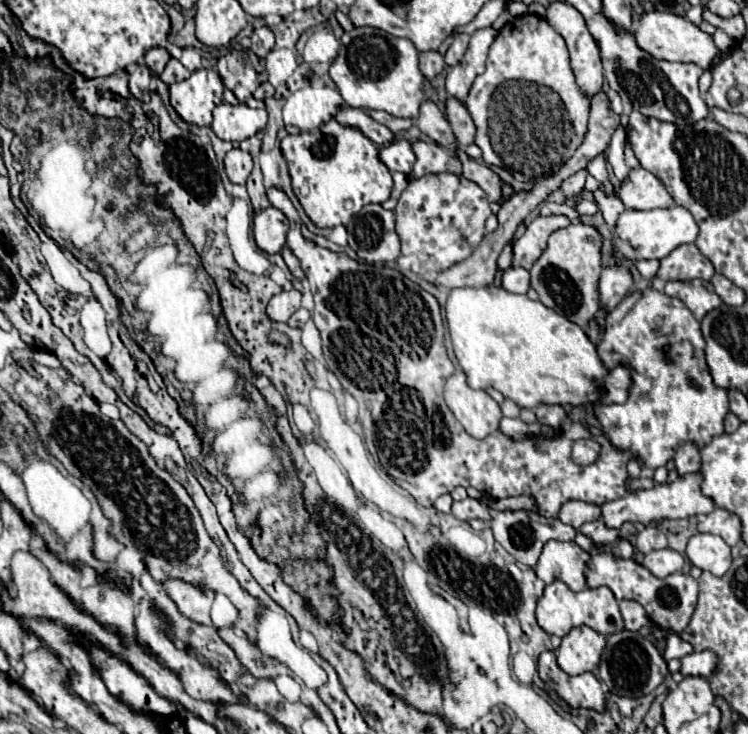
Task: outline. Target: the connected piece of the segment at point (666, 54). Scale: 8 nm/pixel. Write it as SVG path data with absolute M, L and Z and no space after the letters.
M646 11L640 17L638 27L634 29L634 39L640 49L650 53L656 59L664 61L682 61L682 63L696 63L702 69L710 69L720 57L720 51L716 49L712 37L704 31L700 31L696 25L692 25L688 19L674 15L674 13L664 13L664 11Z

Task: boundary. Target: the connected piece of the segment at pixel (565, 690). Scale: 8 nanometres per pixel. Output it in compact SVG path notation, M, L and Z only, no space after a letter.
M544 651L538 657L538 673L540 679L554 689L570 707L588 707L602 711L606 703L606 695L600 689L598 679L592 673L582 673L576 677L566 675L558 663L554 651Z

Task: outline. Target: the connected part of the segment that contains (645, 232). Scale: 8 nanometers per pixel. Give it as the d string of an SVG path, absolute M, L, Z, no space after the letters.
M678 205L670 209L654 209L654 211L636 211L626 209L614 227L614 249L612 255L616 259L664 259L670 251L674 251L678 245L694 243L698 235L698 225L688 209L682 209Z

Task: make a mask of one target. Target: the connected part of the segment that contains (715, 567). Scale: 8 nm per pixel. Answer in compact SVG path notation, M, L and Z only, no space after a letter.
M696 533L690 537L686 555L692 565L702 571L710 571L716 577L722 577L732 565L730 547L722 541L722 537L710 533Z

